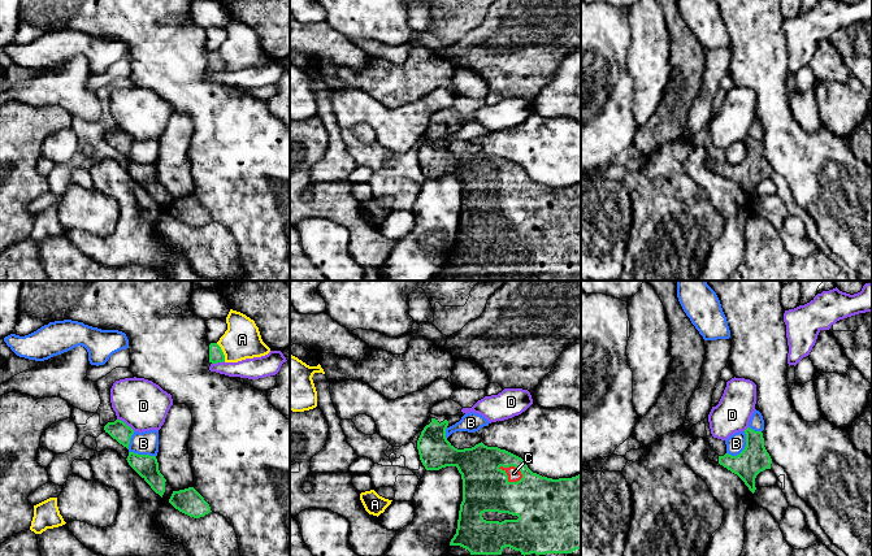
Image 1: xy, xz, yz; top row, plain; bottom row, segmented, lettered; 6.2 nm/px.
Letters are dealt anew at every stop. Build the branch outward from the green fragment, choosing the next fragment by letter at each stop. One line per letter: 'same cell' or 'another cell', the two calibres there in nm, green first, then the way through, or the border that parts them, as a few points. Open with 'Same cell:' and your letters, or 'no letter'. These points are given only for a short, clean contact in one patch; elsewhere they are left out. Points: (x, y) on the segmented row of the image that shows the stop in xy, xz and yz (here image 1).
Same cell: C
A: another cell; 90 nm thick on the green side, 240 nm on the other; border along xy (216, 343), (225, 360)
B: another cell; 180 nm thick on the green side, 120 nm on the other; border along yz (745, 431), (745, 447), (736, 455), (727, 454)
C: same cell; 300 nm thick on the green side, 80 nm on the other
D: another cell; 120 nm thick on the green side, 300 nm on the other

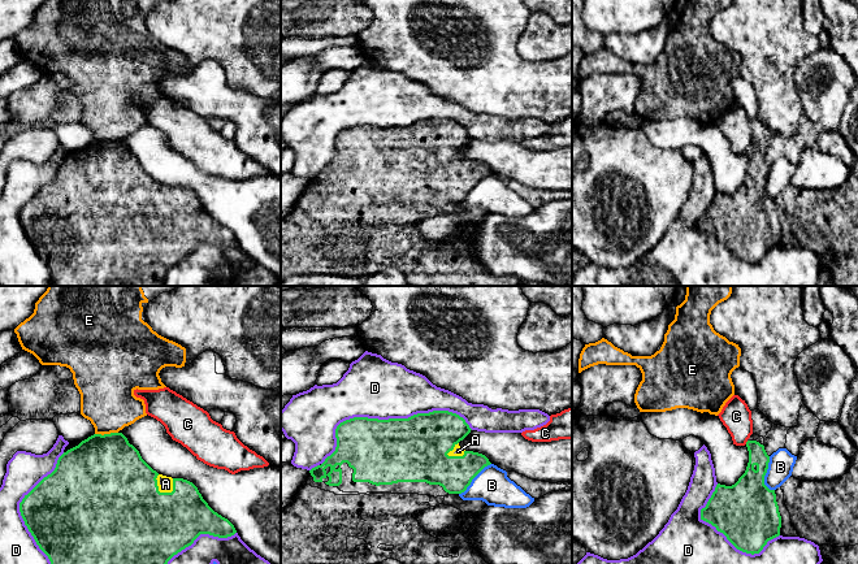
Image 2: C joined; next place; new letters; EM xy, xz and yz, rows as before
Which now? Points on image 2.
Same cell: A
A: same cell; 500 nm thick on the green side, 100 nm on the other; runs through xy (118, 499), (147, 499), (157, 489), (165, 484)
B: another cell; 380 nm thick on the green side, 160 nm on the other
C: another cell; 150 nm thick on the green side, 190 nm on the other; border along yz (748, 441), (745, 443)
D: another cell; 400 nm thick on the green side, 380 nm on the other
E: another cell; 500 nm thick on the green side, 340 nm on the other

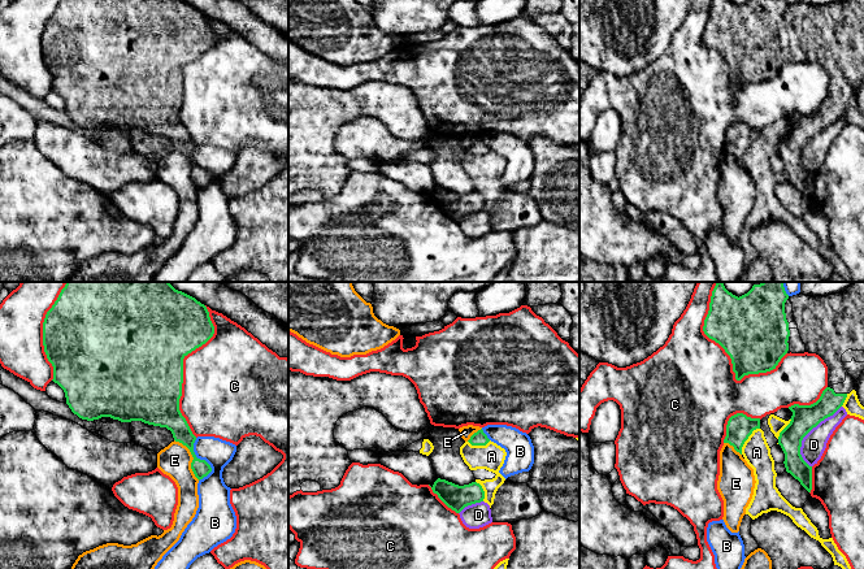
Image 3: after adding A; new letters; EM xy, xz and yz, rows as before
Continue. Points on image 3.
Same cell: no letter
A: another cell; 160 nm thick on the green side, 170 nm on the other
B: another cell; 120 nm thick on the green side, 190 nm on the other
C: another cell; 440 nm thick on the green side, 500 nm on the other
D: another cell; 160 nm thick on the green side, 150 nm on the other
E: another cell; 120 nm thick on the green side, 200 nm on the other; border along xy (174, 439), (189, 450), (192, 457), (191, 470), (199, 480)

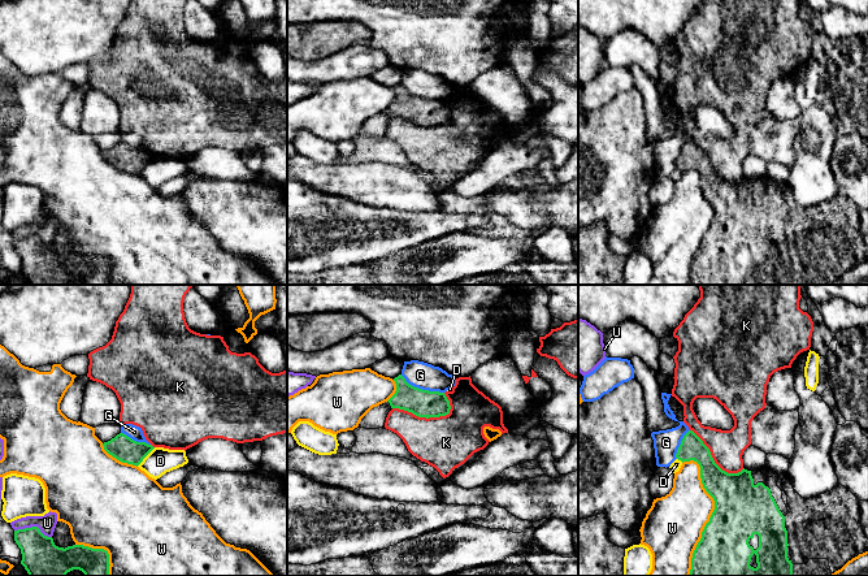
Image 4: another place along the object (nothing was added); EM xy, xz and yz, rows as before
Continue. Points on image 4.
Same cell: no letter
D: another cell; 160 nm thick on the green side, 160 nm on the other
G: another cell; 170 nm thick on the green side, 160 nm on the other; border along xz (400, 375), (415, 386), (443, 393)
K: another cell; 170 nm thick on the green side, 340 nm on the other
U: another cell; 260 nm thick on the green side, 110 nm on the other; border along xy (14, 529), (37, 527), (51, 537)
W: another cell; 340 nm thick on the green side, 360 nm on the other

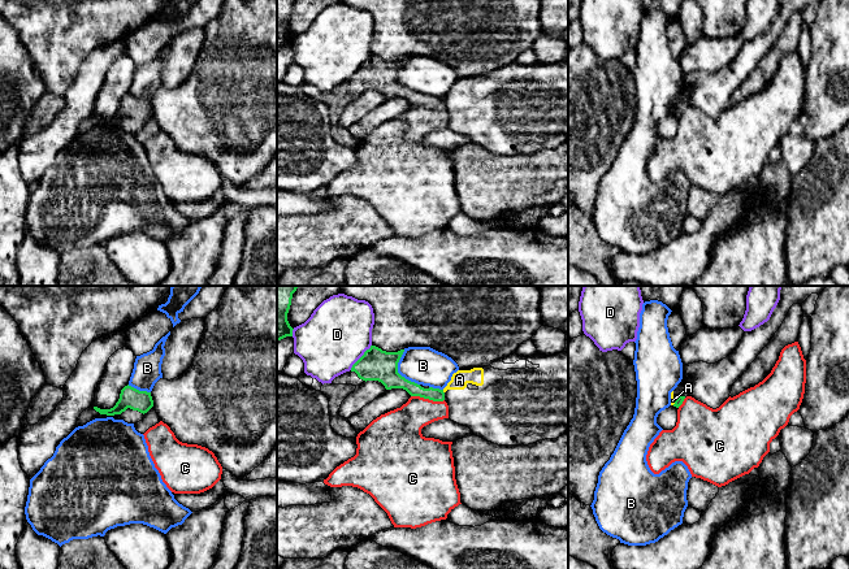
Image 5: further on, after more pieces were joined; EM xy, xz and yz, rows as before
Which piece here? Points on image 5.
Same cell: no letter
A: another cell; 80 nm thick on the green side, 110 nm on the other; border along xz (442, 390), (444, 392)
B: another cell; 190 nm thick on the green side, 240 nm on the other
C: another cell; 110 nm thick on the green side, 240 nm on the other; border along xz (411, 395), (444, 400)
D: another cell; 190 nm thick on the green side, 400 nm on the other

